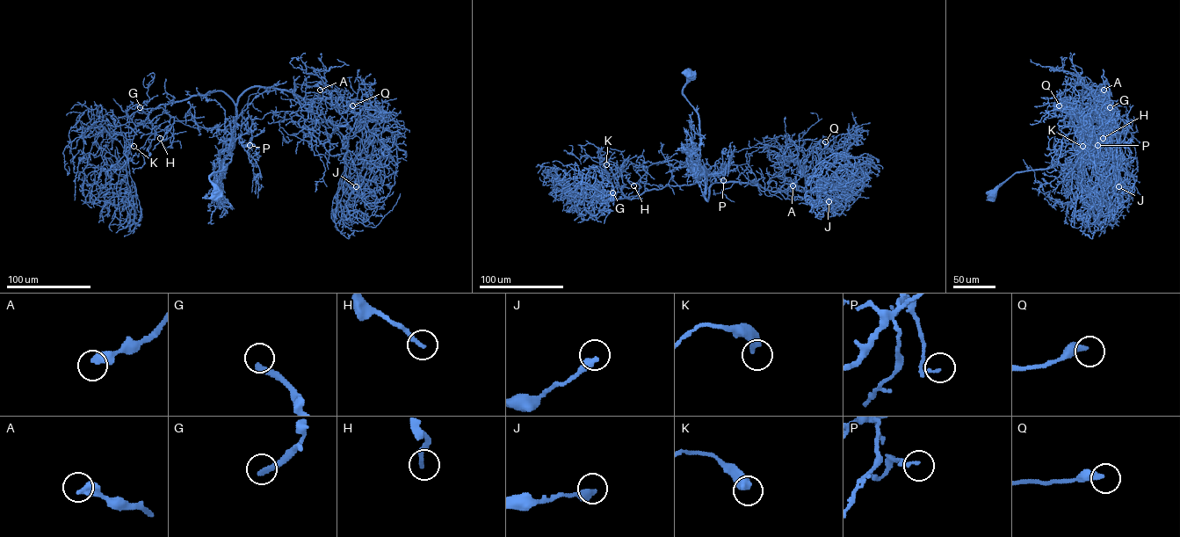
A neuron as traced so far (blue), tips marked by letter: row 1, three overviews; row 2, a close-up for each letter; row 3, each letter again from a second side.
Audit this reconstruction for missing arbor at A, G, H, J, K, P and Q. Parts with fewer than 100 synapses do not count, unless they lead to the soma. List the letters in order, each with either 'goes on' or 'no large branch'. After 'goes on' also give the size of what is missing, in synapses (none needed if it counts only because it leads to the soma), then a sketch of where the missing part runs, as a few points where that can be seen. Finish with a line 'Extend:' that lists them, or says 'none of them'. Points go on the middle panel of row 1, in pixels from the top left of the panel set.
A: no large branch
G: goes on; 110 synapses; course (612, 192), (601, 198), (594, 195)
H: no large branch
J: no large branch
K: no large branch
P: no large branch
Q: no large branch
Extend: G

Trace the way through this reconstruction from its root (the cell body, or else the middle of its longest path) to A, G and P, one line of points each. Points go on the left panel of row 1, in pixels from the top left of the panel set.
A: (215, 194), (209, 177), (230, 161), (239, 97), (270, 87), (322, 99), (316, 83), (323, 82), (320, 90)
G: (215, 194), (209, 177), (230, 161), (231, 134), (194, 120), (175, 121), (163, 105), (148, 113), (140, 107)
P: (215, 194), (209, 177), (226, 169), (231, 158), (230, 140), (238, 138), (242, 144), (248, 143), (249, 145)

